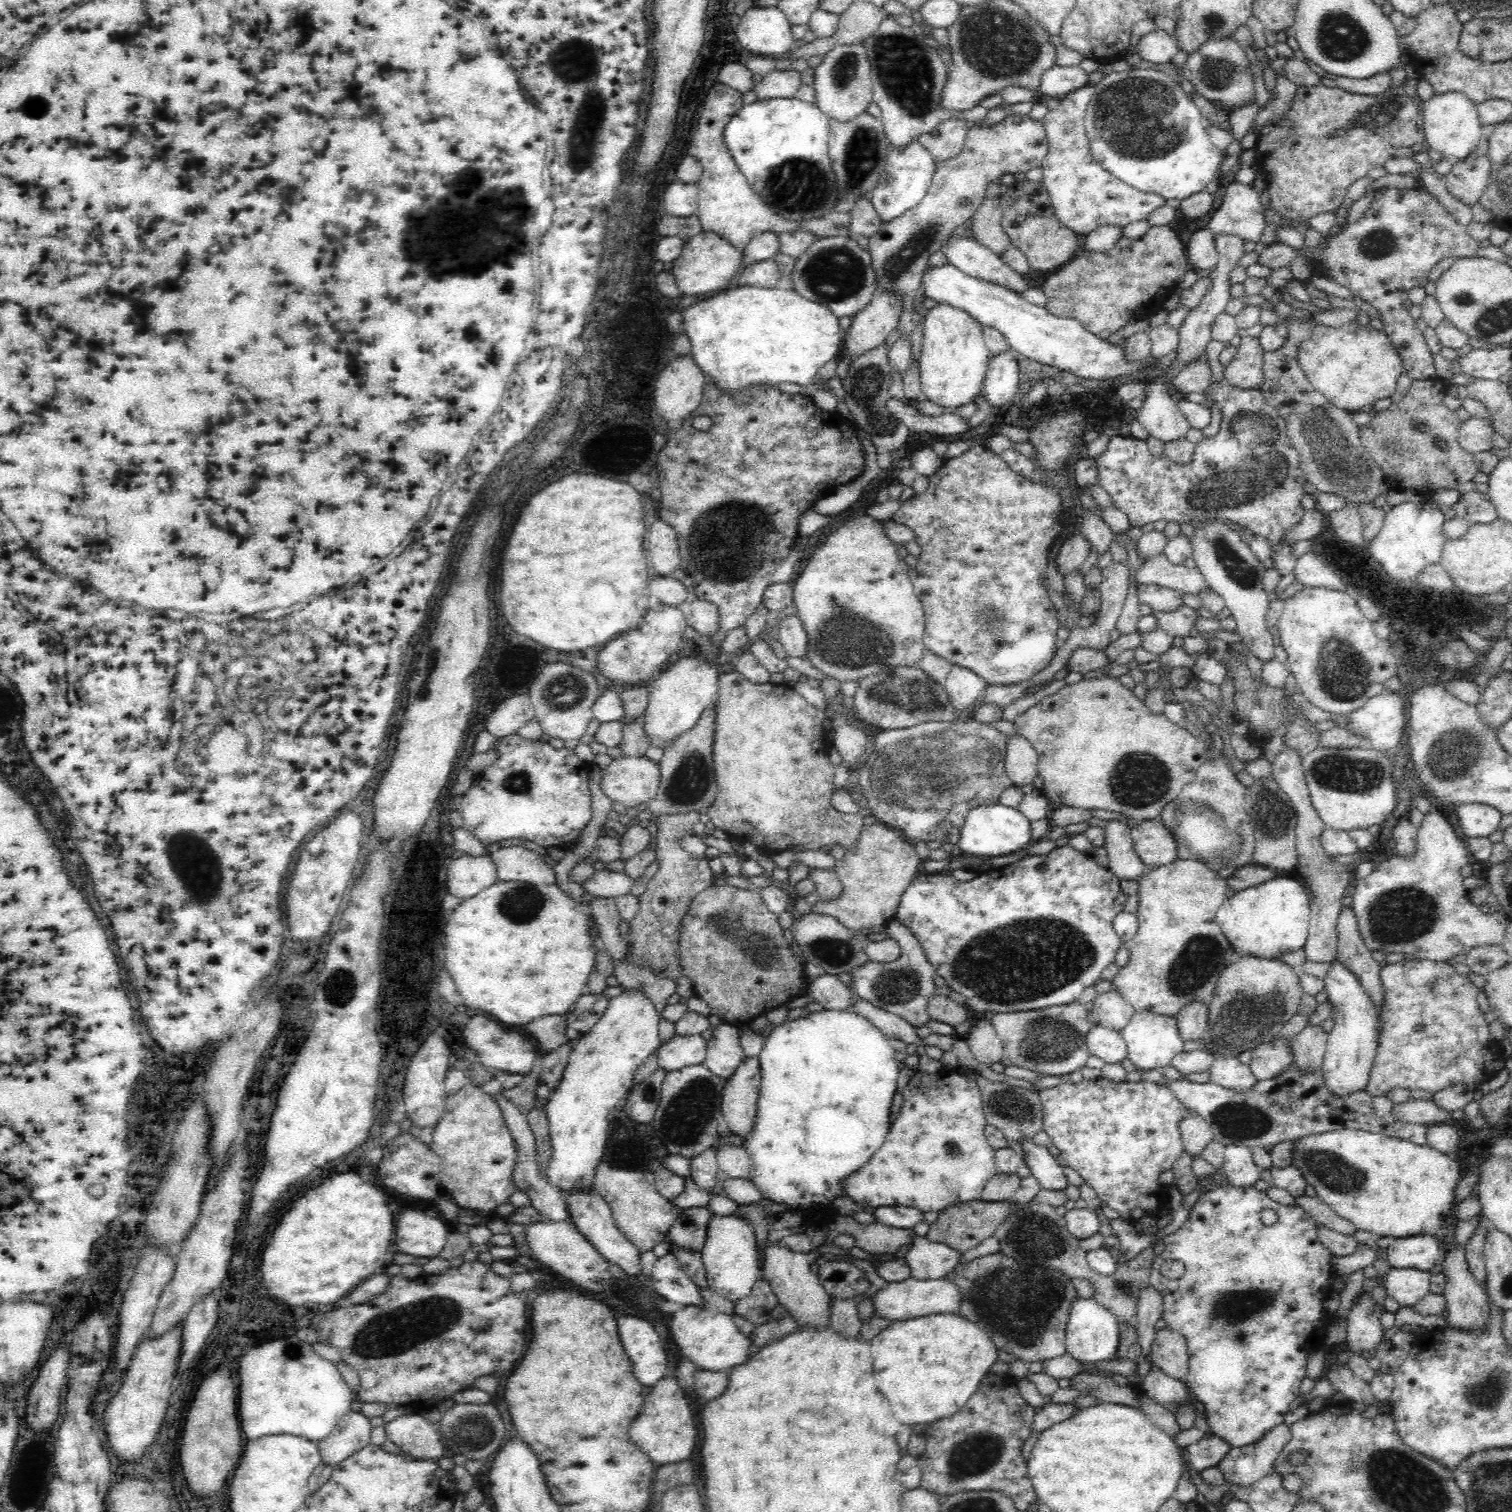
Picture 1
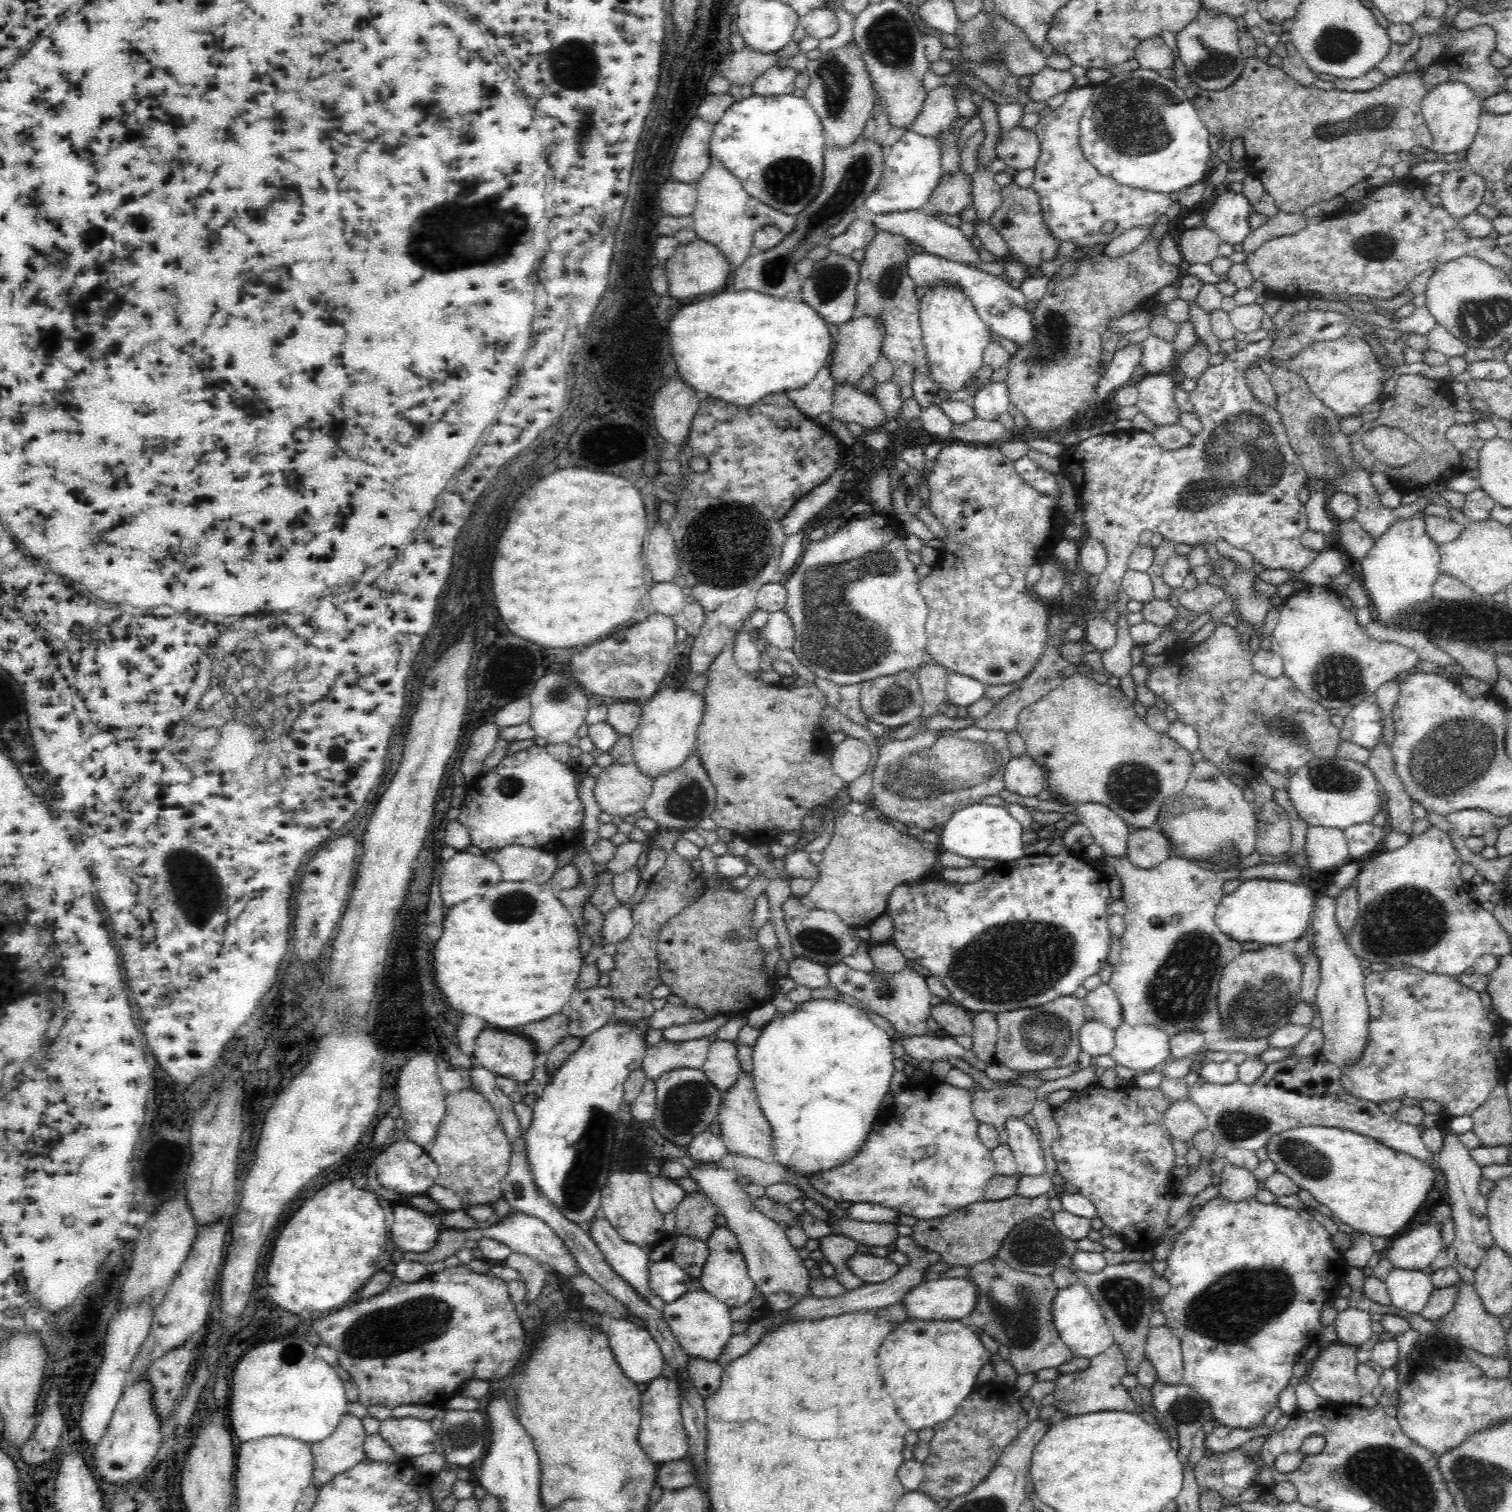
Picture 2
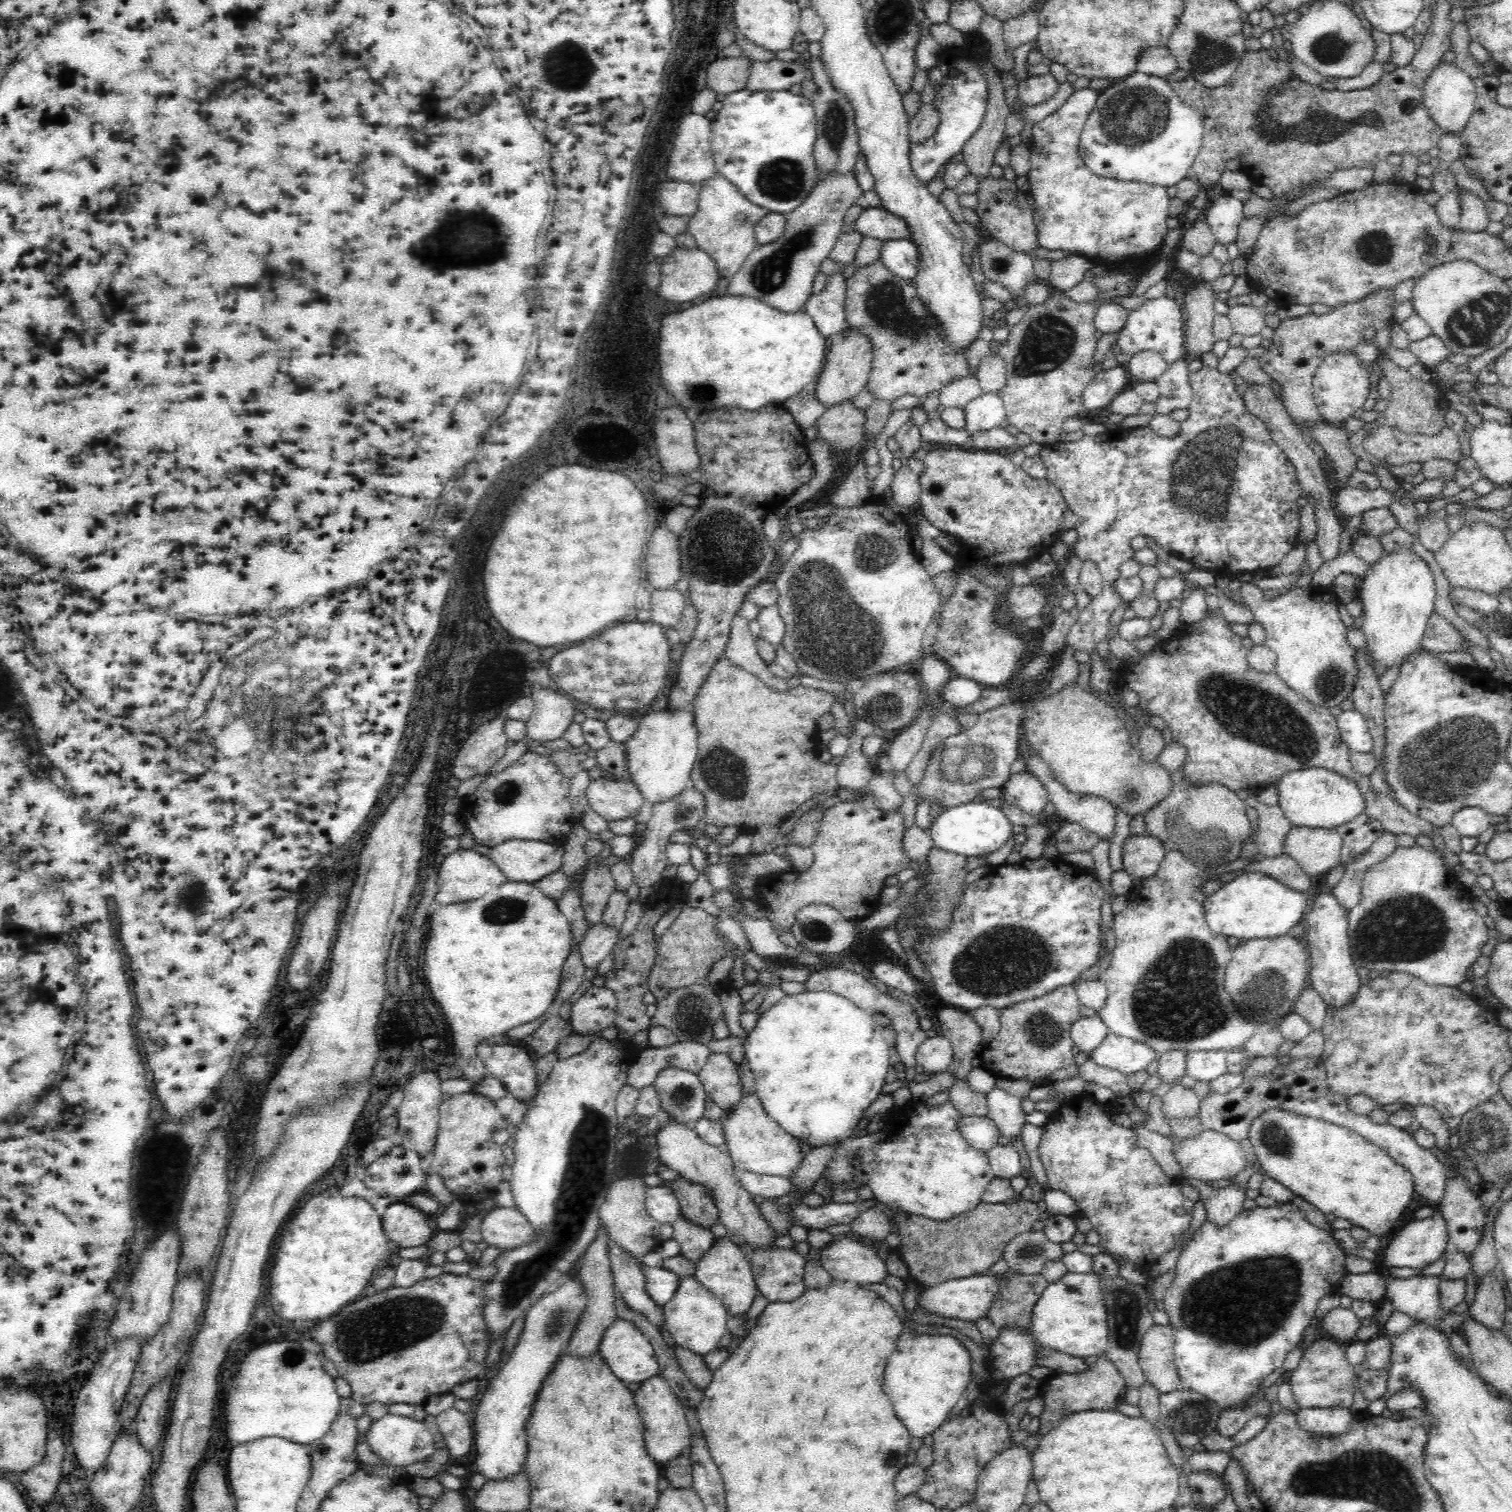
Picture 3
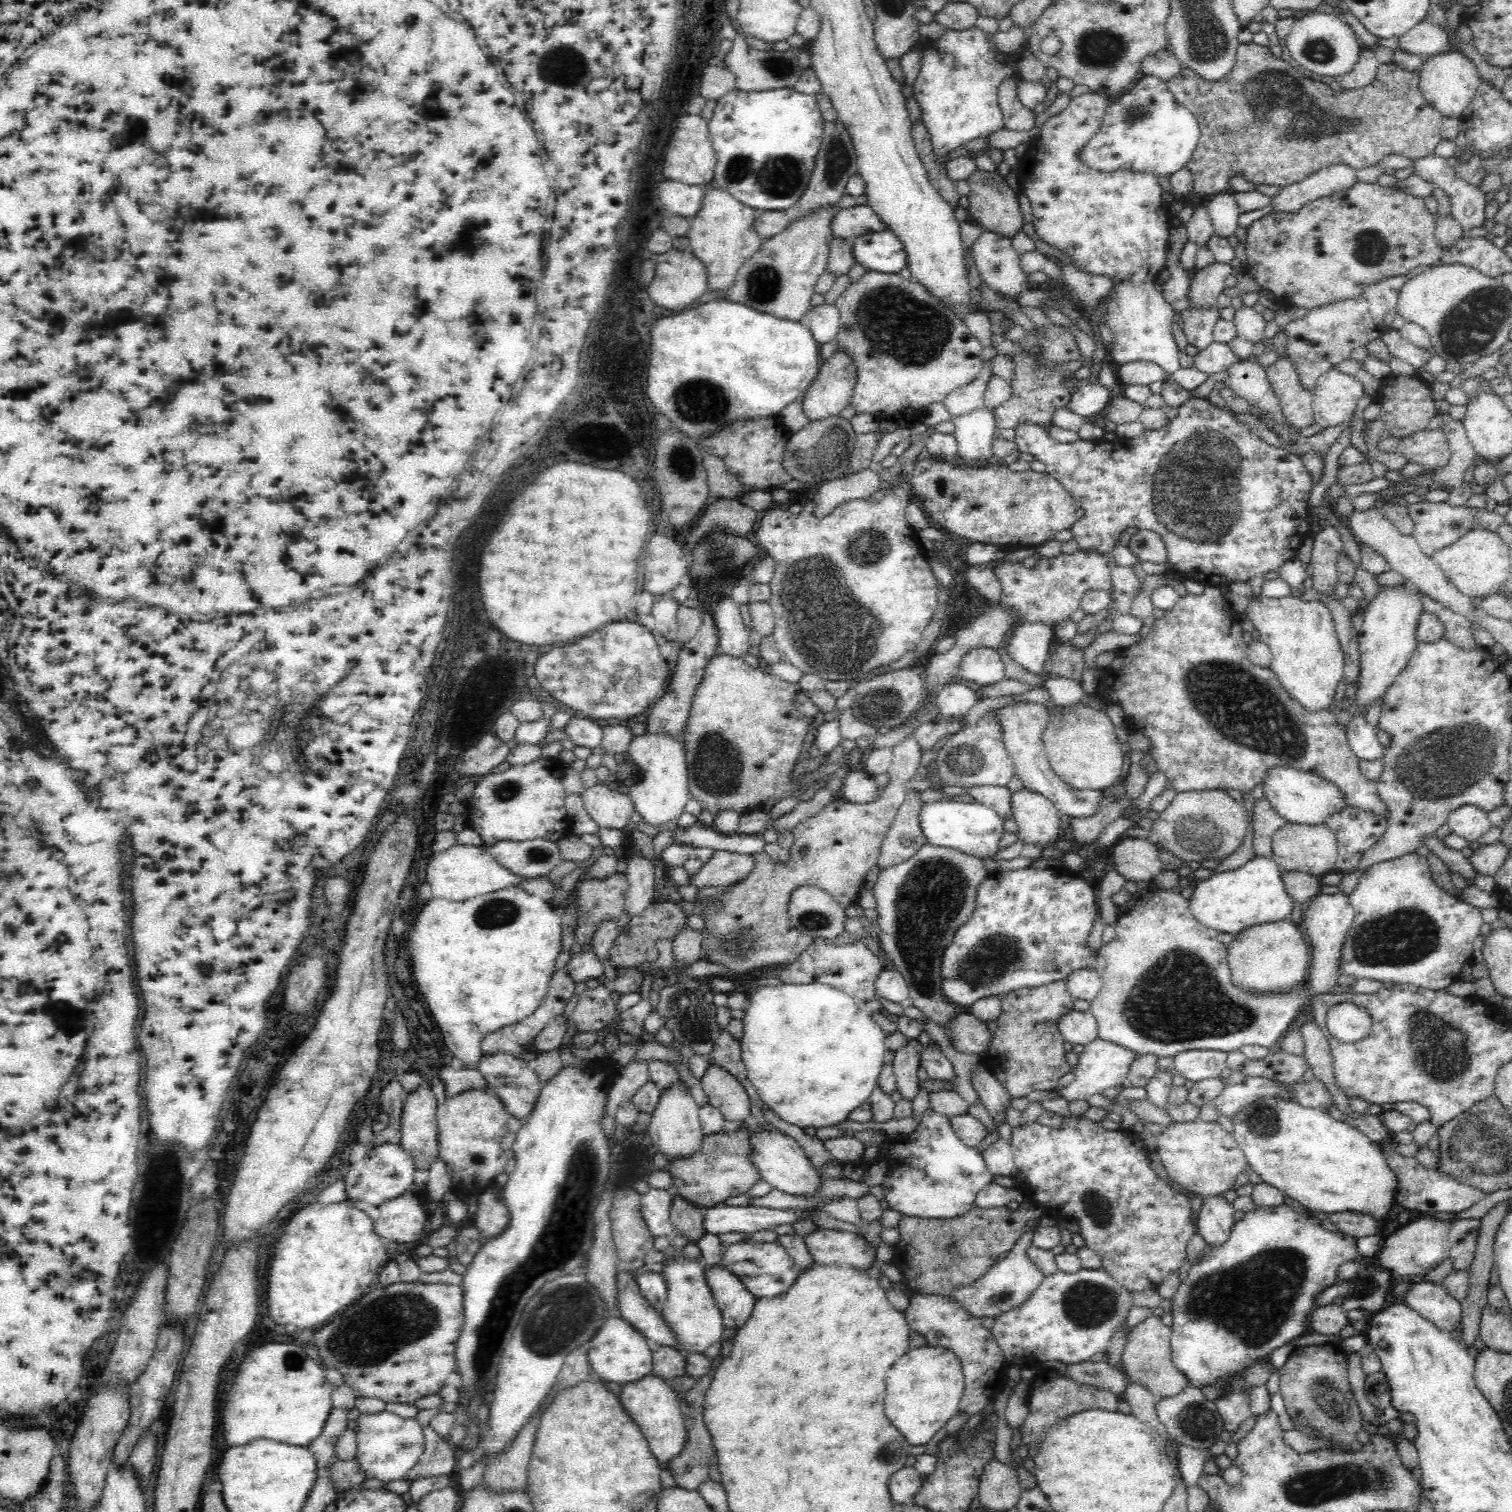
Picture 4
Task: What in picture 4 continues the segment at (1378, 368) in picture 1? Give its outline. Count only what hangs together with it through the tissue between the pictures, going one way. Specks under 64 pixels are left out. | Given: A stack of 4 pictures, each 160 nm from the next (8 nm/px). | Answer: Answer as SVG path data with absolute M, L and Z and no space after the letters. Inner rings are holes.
M1331 367L1314 386L1314 422L1325 429L1350 421L1363 394L1362 383L1353 375Z

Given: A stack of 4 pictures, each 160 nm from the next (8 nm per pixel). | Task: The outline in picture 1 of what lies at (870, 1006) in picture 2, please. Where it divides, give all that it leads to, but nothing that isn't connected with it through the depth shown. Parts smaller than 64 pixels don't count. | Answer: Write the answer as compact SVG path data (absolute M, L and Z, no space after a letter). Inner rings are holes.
M891 921L887 925L890 938L900 944L901 954L896 962L880 964L873 963L851 969L847 974L852 979L850 991L861 1000L866 1000L888 1013L896 1014L912 1026L926 1026L931 1019L927 1013L928 1002L934 996L934 968L928 962L920 943L904 925Z

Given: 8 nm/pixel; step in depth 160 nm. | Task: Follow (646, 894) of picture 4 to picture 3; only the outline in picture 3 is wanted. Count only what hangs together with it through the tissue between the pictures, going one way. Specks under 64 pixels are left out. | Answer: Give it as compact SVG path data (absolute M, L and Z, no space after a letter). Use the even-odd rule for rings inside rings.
M691 779L687 780L686 788L673 799L664 801L653 806L651 819L647 822L646 829L643 830L642 841L638 847L630 854L630 871L632 871L633 882L638 887L652 886L656 882L661 882L662 870L669 864L666 858L666 847L670 842L672 832L676 830L692 828L696 826L698 820L704 816L704 795L696 791Z

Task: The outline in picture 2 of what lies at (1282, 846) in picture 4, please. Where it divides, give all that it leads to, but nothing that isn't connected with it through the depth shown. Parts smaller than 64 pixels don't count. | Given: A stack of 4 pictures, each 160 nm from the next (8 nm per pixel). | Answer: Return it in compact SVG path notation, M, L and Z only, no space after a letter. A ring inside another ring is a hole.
M1308 826L1303 852L1306 867L1314 871L1335 870L1348 860L1343 829Z

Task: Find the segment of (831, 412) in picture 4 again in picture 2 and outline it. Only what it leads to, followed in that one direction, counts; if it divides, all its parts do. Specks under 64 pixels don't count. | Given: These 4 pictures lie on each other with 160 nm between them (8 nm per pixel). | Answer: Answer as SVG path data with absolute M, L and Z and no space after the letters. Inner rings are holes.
M861 316L855 317L844 324L838 325L836 344L833 346L829 358L828 369L834 379L834 386L855 384L870 370L880 356L884 327L882 320L876 317Z

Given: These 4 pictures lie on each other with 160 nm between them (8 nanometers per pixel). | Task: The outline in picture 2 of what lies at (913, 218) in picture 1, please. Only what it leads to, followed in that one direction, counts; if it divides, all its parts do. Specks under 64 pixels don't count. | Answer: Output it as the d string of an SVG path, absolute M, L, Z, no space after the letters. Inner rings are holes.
M1012 128L1002 133L996 146L997 156L1007 166L1018 171L1033 168L1040 156L1040 143L1036 131ZM961 170L956 174L945 173L924 207L934 216L938 216L938 214L958 214L966 204L973 204L972 186L973 179L966 179L966 175ZM888 232L875 234L872 242L865 248L864 261L859 264L858 284L856 284L856 306L853 316L870 316L882 320L884 334L880 355L890 361L893 372L890 381L902 388L913 384L916 375L930 374L921 331L919 301L916 297L915 282L906 271L908 252L914 243L902 235Z

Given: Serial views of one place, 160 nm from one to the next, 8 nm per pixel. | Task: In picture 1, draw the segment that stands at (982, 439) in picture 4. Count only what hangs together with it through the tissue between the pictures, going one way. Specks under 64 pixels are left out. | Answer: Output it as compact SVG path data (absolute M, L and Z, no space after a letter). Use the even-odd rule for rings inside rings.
M1012 350L991 357L981 390L993 410L1009 404L1019 389L1020 378Z

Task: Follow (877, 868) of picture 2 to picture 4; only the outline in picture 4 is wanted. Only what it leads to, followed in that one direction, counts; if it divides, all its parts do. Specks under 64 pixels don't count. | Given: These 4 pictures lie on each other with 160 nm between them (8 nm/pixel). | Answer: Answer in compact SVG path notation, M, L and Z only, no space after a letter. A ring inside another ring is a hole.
M907 737L900 744L892 747L893 749L893 759L888 769L888 784L883 788L883 792L880 796L876 797L872 802L866 804L854 804L850 801L844 801L842 798L835 798L832 802L826 804L826 806L822 807L814 816L799 822L793 828L793 834L795 839L793 840L793 844L786 849L788 854L788 858L784 861L779 861L773 859L766 853L764 850L760 850L760 852L754 852L752 855L752 859L754 859L754 866L752 866L752 870L750 870L750 874L746 876L746 878L742 878L742 880L738 880L738 882L734 882L734 884L728 884L728 886L723 886L723 890L721 894L716 894L712 896L704 896L700 900L700 916L702 916L704 920L704 931L701 933L703 937L703 942L701 944L701 958L700 960L706 961L707 963L717 963L718 965L723 965L728 968L730 972L726 973L725 978L736 979L740 978L745 979L749 972L754 970L769 970L774 968L774 966L782 966L786 963L792 963L799 958L799 955L810 946L810 939L806 939L804 935L801 935L796 928L793 928L793 925L790 924L790 920L788 918L788 896L790 896L790 892L794 890L794 888L798 888L800 884L809 884L810 886L819 886L823 888L826 892L829 892L832 895L832 898L839 902L843 907L848 906L850 902L856 900L857 892L860 890L860 886L862 885L863 877L874 866L877 864L878 857L881 853L881 844L884 836L886 836L886 832L888 832L888 828L892 826L892 822L894 822L896 813L898 809L902 806L906 796L906 782L913 780L917 774L918 767L920 766L920 757L923 753L920 751L920 745L916 743L916 739L913 737ZM804 846L808 846L808 854L806 856L800 855L800 848L804 848Z

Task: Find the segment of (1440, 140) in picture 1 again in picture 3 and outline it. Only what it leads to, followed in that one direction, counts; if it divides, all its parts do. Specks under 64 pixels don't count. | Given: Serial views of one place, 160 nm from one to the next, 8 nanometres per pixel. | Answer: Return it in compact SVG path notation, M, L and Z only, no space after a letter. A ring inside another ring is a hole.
M1441 61L1424 80L1423 104L1428 115L1443 132L1459 134L1474 113L1477 100L1477 88L1474 78L1458 67L1454 62Z

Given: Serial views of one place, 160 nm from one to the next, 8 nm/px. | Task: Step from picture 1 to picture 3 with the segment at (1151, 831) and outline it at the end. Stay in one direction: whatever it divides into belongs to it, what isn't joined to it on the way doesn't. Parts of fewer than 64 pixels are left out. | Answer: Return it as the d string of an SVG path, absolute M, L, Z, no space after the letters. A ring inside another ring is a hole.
M1129 835L1122 848L1122 869L1136 882L1147 879L1156 874L1166 853L1155 836Z

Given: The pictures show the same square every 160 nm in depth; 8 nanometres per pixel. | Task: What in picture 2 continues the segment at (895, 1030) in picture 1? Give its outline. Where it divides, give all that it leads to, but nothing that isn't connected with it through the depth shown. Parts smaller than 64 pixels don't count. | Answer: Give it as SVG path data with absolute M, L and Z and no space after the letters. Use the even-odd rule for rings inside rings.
M911 1036L900 1040L906 1055L917 1061L928 1060L952 1062L952 1058L963 1059L969 1065L984 1072L991 1063L978 1059L972 1050L964 1049L954 1037L946 1036Z

